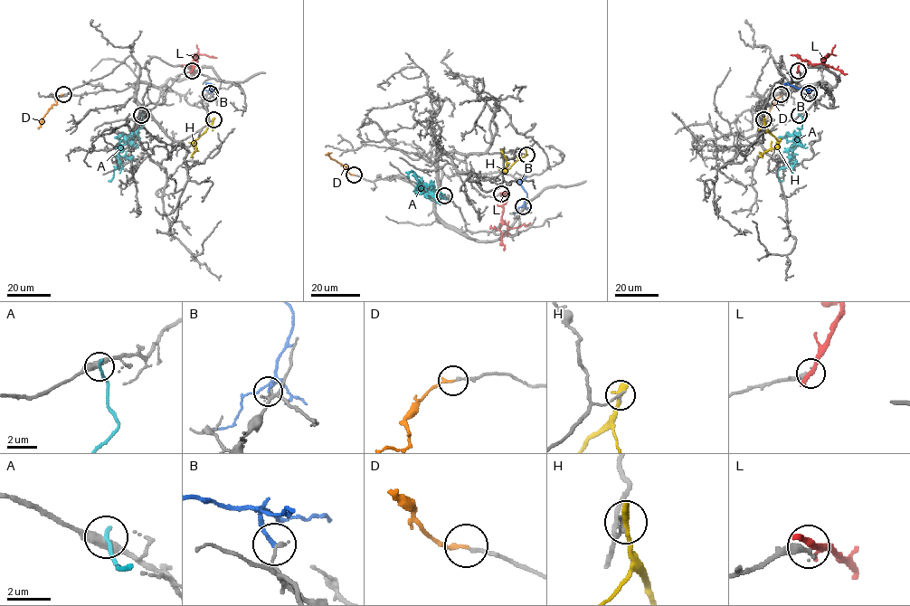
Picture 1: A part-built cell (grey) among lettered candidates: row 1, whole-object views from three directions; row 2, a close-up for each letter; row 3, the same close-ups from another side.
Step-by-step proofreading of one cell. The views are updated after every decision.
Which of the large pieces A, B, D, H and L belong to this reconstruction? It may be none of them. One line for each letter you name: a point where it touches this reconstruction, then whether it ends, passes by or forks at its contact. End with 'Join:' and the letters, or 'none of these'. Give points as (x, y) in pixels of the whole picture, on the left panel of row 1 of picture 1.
D: contact (63, 94); it ends
Join: D

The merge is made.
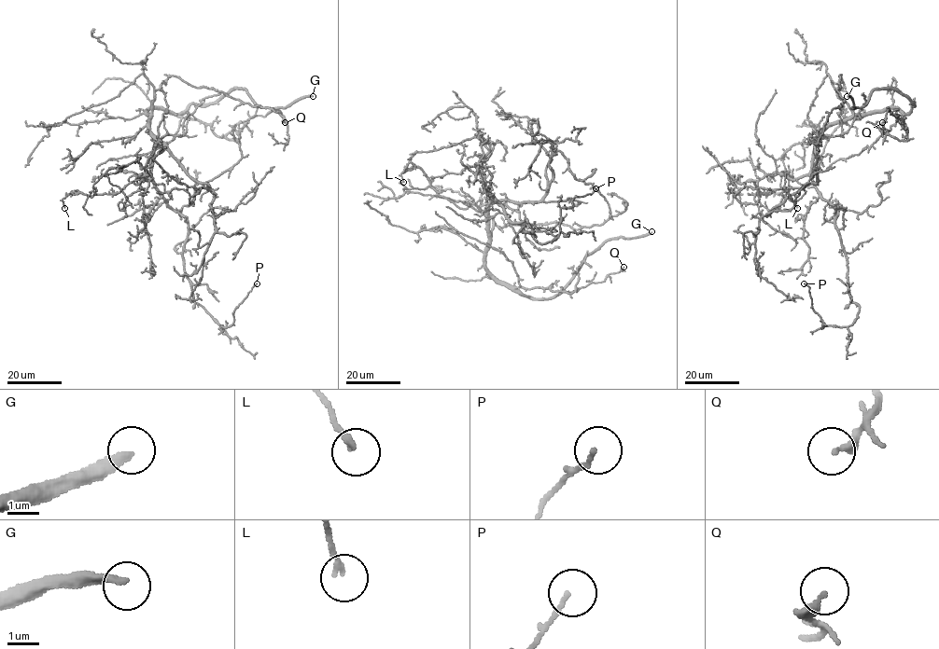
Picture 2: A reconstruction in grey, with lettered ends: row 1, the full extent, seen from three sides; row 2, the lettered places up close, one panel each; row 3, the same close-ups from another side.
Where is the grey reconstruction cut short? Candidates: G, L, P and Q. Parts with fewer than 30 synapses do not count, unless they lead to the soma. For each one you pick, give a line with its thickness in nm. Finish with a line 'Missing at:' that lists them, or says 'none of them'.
G: 280 nm
Missing at: G

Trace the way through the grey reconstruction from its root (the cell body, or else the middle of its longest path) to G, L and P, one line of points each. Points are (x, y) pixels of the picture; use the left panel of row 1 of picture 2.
G: (153, 152), (147, 114), (152, 108), (181, 114), (191, 103), (214, 103), (234, 89), (268, 108), (313, 96)
L: (153, 152), (152, 170), (143, 174), (148, 180), (109, 194), (72, 192), (62, 200), (64, 208)
P: (153, 152), (154, 186), (188, 223), (183, 258), (194, 301), (221, 327), (229, 327), (234, 310), (257, 283)

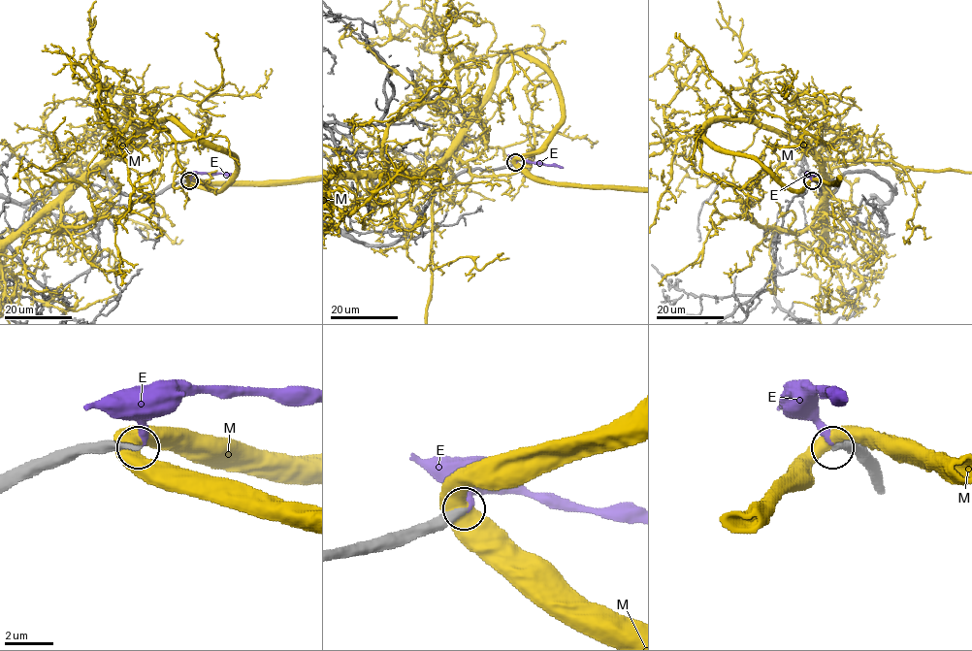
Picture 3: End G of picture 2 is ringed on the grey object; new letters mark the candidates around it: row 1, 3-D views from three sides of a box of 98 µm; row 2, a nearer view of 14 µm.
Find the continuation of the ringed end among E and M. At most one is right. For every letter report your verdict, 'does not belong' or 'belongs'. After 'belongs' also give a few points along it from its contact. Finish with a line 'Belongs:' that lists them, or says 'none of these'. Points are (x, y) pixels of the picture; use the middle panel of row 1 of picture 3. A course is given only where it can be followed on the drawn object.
E: does not belong
M: does not belong
Belongs: none of these

